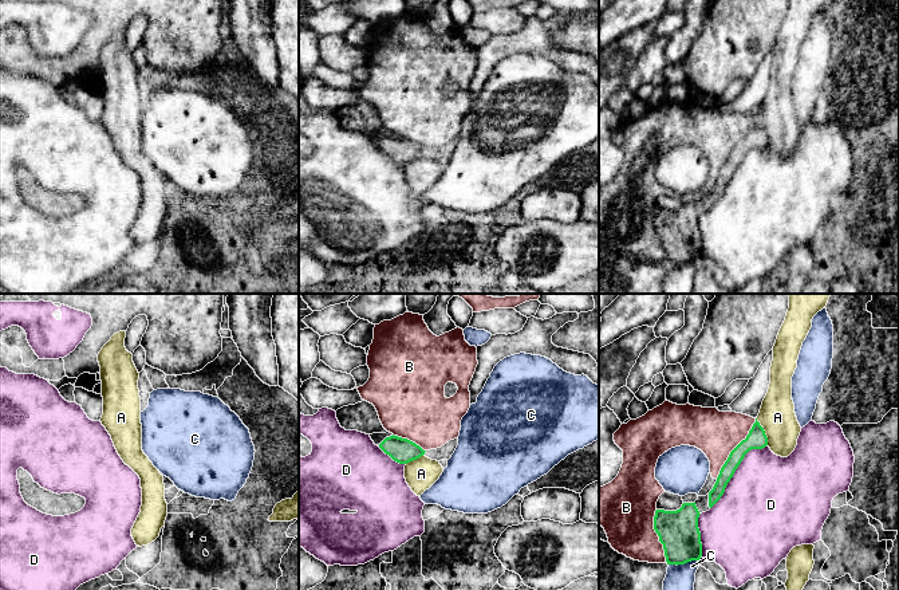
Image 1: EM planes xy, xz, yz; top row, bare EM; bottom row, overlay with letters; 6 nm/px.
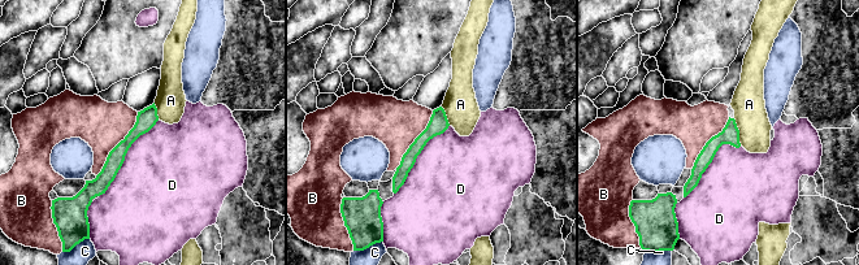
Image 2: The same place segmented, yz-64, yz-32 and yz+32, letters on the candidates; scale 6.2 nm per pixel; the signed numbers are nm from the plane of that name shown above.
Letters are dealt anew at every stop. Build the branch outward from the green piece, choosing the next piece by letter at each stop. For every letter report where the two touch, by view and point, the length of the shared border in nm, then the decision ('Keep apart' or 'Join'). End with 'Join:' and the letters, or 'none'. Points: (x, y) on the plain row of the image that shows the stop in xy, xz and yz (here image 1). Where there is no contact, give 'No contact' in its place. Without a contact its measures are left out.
A: Touches green at yz (764, 132). Shared border 180 nm. Keep apart
B: Touches green at yz (734, 148). Shared border 440 nm. Keep apart
C: Touches green at yz (683, 263). Shared border 190 nm. Keep apart
D: Touches green at yz (734, 170). Shared border 500 nm. Keep apart
Join: none

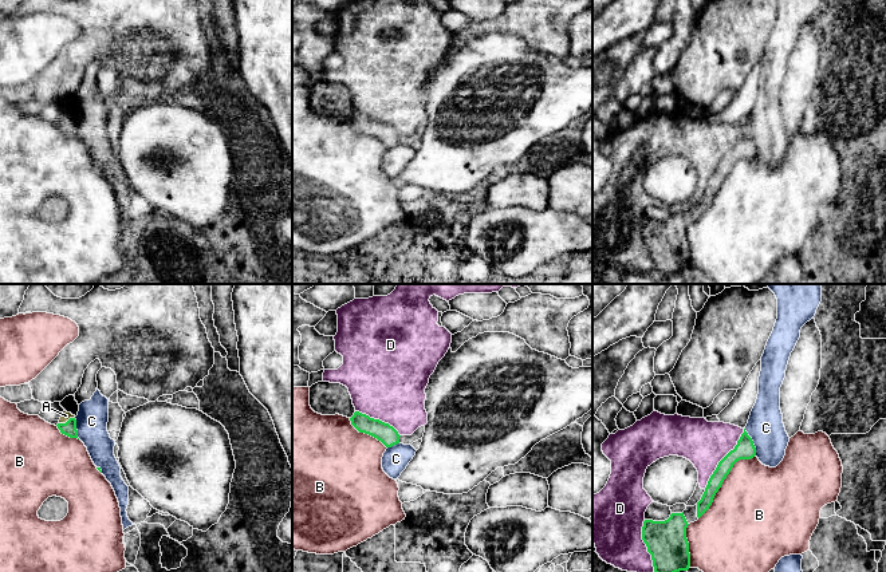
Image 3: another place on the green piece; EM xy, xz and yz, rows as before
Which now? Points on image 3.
A: Touches green at xy (67, 121). Shared border 100 nm. Join
B: Touches green at yz (723, 181). Shared border 500 nm. Keep apart
C: Touches green at yz (752, 142). Shared border 180 nm. Keep apart
D: Touches green at yz (723, 158). Shared border 440 nm. Keep apart
Join: A

